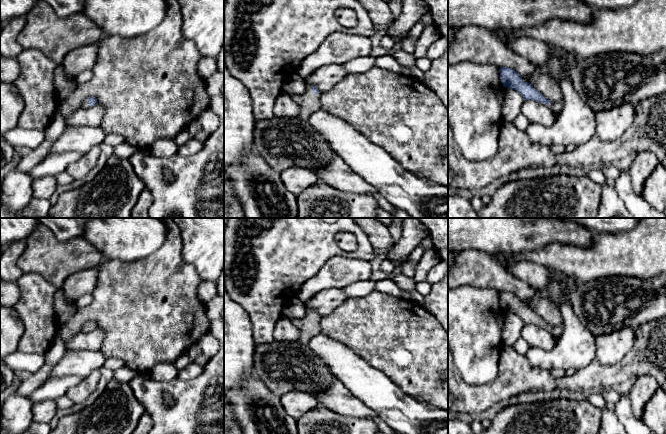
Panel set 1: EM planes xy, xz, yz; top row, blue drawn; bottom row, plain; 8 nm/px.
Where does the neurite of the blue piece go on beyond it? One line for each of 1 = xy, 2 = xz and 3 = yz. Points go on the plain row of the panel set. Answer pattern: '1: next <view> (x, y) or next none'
1: next xy (84, 328)
2: next xz (308, 326)
3: next yz (556, 332)

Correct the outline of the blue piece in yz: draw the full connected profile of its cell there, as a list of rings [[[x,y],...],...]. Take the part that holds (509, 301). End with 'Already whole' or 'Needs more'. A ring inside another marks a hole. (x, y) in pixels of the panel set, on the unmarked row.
[[[508,291],[499,292],[500,303],[504,311],[517,314],[525,324],[534,324],[545,328],[551,335],[560,339],[562,336],[564,325],[559,327],[551,327],[538,314],[536,314],[531,307],[524,306],[522,300],[514,293]]]. Needs more

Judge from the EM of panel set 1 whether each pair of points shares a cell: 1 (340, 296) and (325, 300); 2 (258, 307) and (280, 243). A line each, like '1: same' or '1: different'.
1: same
2: same

